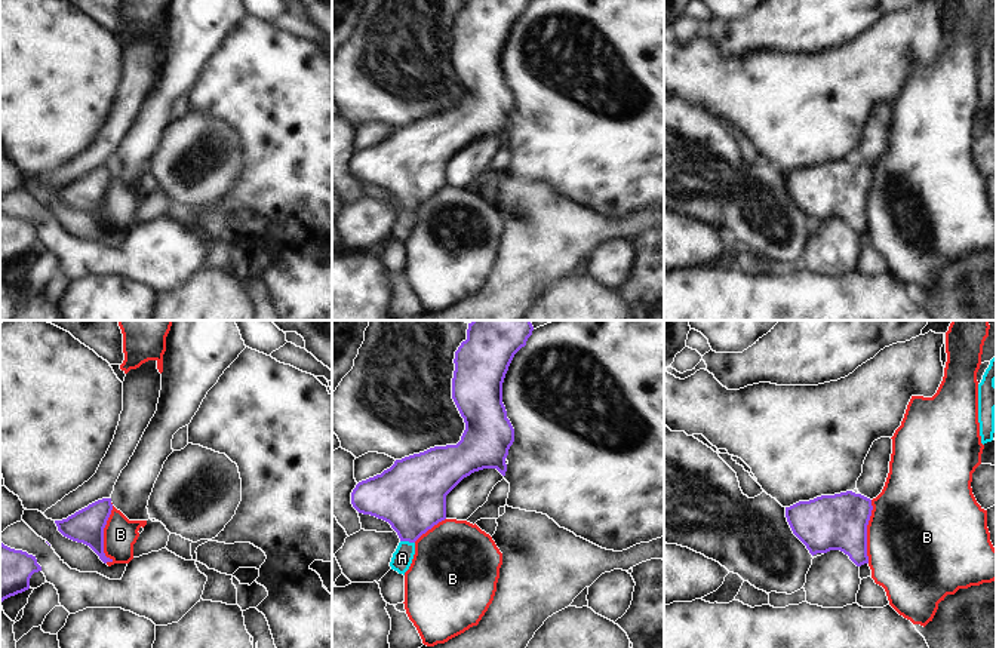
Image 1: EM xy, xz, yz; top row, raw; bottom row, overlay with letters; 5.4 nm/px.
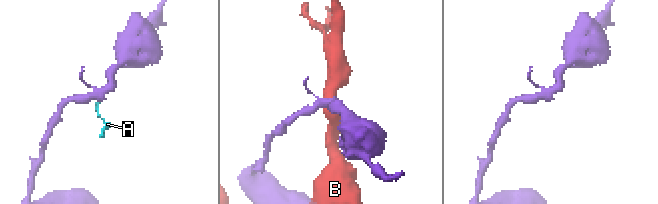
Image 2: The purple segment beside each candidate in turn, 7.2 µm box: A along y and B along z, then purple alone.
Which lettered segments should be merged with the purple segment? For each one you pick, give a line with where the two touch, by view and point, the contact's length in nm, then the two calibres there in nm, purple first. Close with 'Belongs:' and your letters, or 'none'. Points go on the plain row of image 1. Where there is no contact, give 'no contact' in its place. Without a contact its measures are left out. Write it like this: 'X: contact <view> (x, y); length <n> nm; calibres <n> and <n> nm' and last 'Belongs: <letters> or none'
A: contact xz (408, 208); length 80 nm; calibres 380 and 110 nm
Belongs: A

